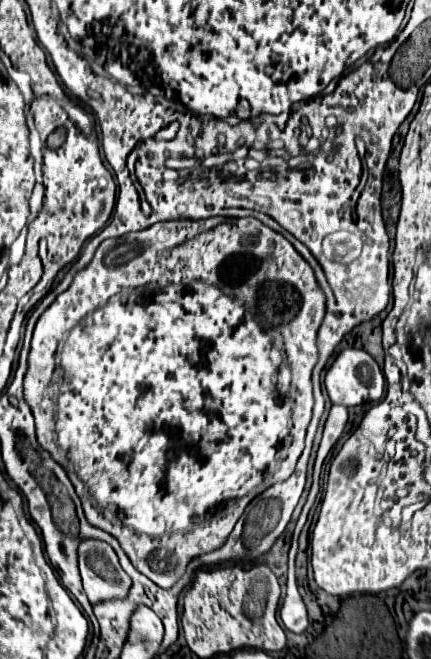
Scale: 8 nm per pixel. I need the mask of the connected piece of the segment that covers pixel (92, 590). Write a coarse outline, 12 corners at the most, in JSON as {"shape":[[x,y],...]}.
{"shape":[[101,540],[79,544],[91,604],[125,598],[131,578]]}

